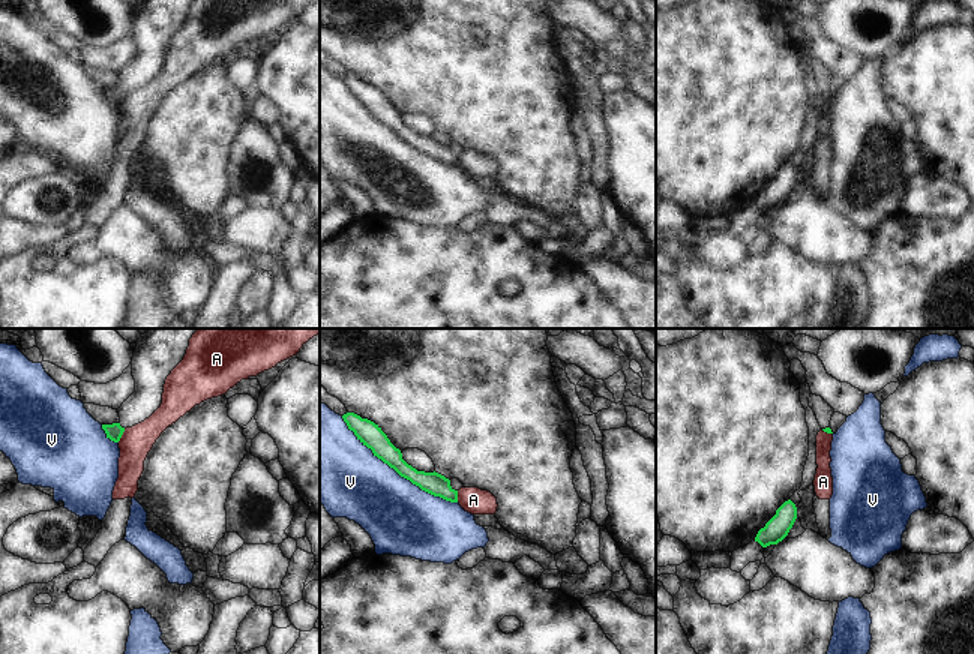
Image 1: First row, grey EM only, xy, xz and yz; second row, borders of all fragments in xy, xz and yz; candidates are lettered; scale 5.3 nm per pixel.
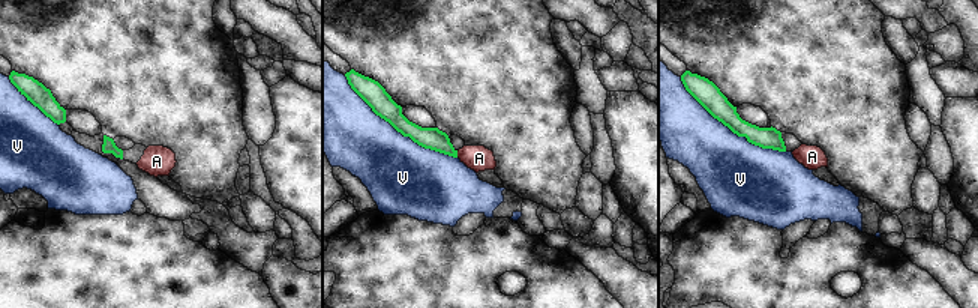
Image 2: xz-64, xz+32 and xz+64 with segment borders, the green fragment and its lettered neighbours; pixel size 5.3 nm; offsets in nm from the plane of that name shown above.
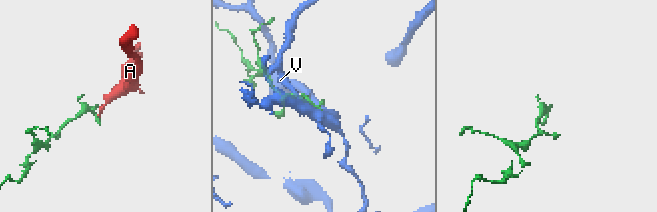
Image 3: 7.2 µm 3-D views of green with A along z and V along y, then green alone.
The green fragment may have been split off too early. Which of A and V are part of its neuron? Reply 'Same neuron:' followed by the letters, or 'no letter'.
Same neuron: no letter

